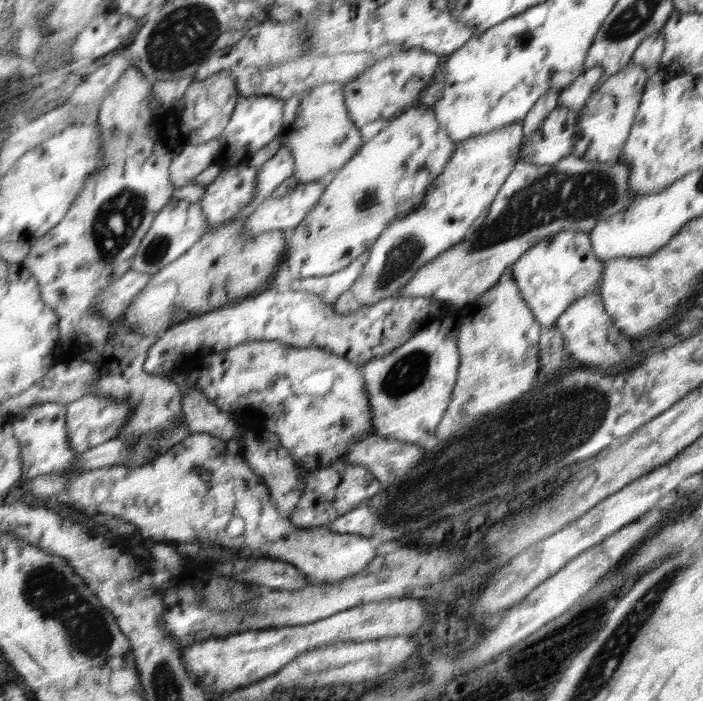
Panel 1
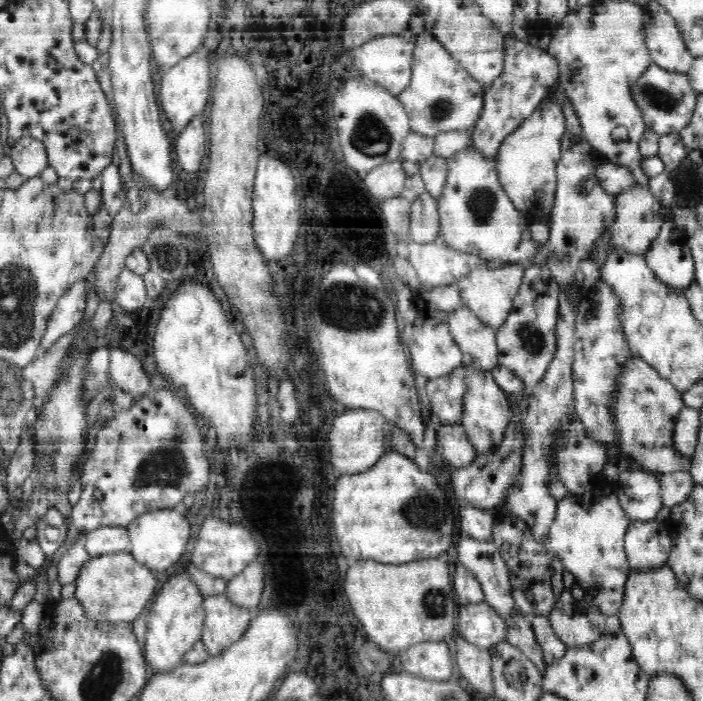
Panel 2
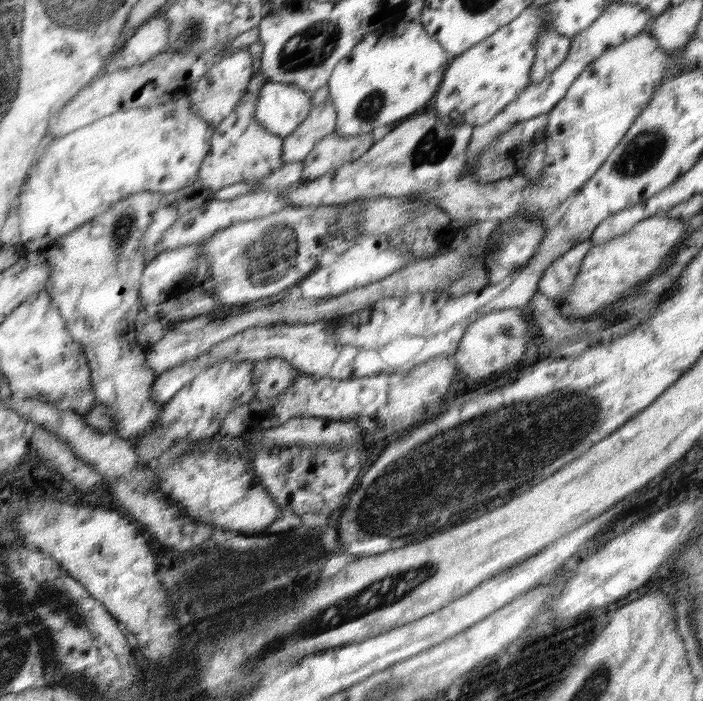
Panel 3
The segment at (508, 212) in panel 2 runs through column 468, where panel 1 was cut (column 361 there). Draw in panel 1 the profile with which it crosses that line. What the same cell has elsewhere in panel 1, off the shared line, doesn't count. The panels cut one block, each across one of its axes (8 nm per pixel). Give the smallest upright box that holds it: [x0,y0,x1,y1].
[272,106,456,290]

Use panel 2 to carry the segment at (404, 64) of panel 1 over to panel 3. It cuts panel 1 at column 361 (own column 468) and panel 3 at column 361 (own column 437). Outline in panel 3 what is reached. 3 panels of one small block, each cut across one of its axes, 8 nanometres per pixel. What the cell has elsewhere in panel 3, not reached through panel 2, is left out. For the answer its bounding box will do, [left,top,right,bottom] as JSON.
[328,21,454,137]

